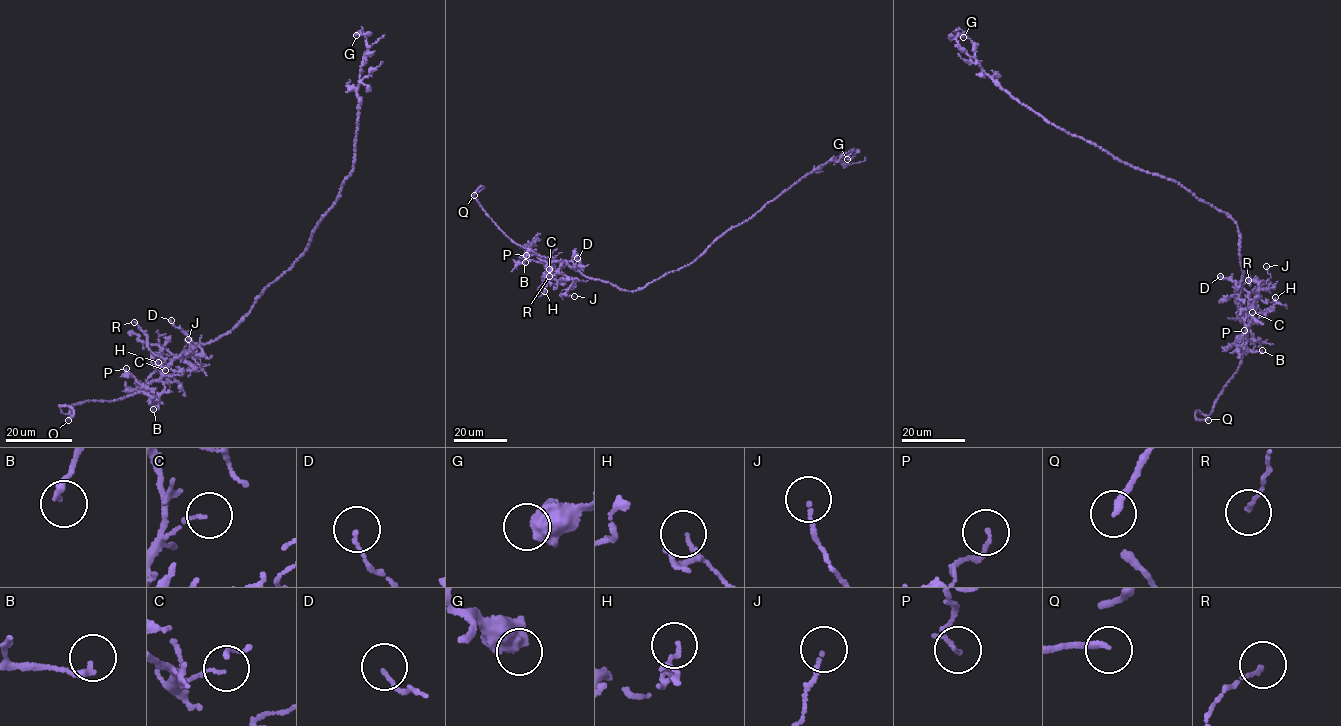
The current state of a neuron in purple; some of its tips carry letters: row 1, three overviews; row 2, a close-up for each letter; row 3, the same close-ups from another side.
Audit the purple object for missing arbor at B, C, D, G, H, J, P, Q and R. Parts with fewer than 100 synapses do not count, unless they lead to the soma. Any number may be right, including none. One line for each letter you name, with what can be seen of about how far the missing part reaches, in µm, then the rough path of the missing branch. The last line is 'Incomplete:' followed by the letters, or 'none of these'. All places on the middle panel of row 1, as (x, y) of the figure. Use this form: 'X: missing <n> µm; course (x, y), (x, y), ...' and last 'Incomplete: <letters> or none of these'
Q: missing 20 µm
Incomplete: Q

